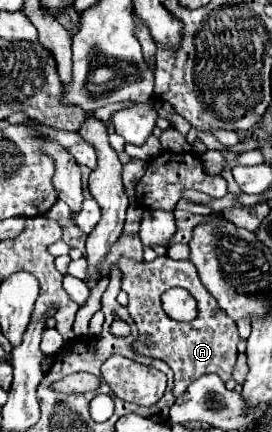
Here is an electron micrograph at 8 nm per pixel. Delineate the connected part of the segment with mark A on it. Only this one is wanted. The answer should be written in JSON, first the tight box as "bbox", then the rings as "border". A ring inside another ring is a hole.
{"bbox":[120,257,238,397],"border":[[[156,257],[152,263],[146,261],[130,261],[120,259],[120,269],[124,273],[122,289],[128,293],[128,313],[136,321],[140,335],[134,343],[138,353],[144,353],[146,357],[156,357],[168,363],[168,367],[174,371],[174,389],[172,393],[180,397],[190,381],[196,381],[200,375],[216,373],[222,381],[228,381],[234,373],[236,355],[238,355],[238,331],[232,317],[226,317],[222,313],[220,305],[206,293],[206,287],[202,285],[194,265],[190,261],[174,261],[170,257]],[[170,287],[184,287],[192,293],[192,297],[198,301],[198,317],[192,323],[176,323],[174,319],[166,317],[160,295]]]}

